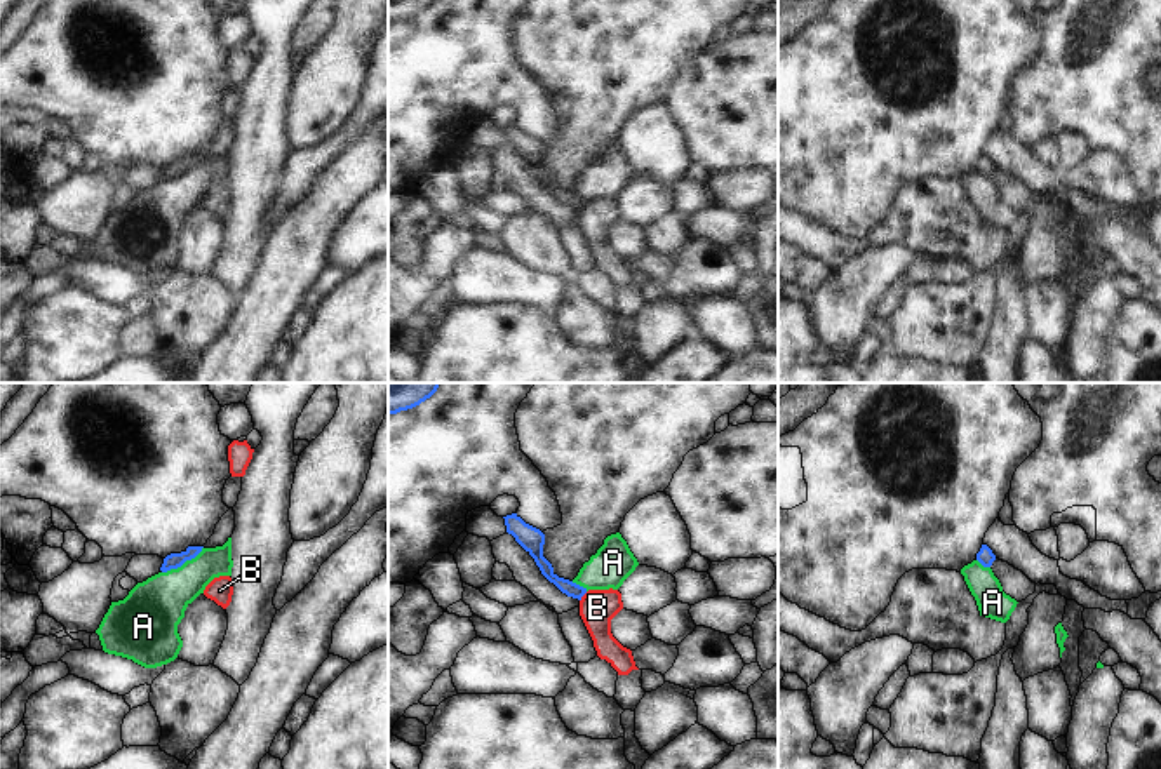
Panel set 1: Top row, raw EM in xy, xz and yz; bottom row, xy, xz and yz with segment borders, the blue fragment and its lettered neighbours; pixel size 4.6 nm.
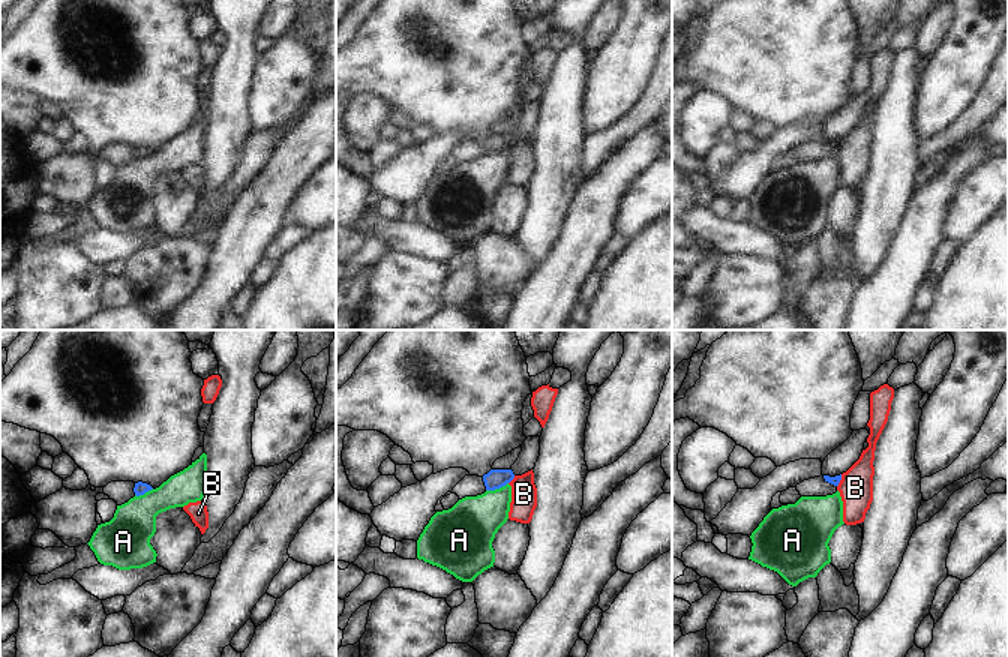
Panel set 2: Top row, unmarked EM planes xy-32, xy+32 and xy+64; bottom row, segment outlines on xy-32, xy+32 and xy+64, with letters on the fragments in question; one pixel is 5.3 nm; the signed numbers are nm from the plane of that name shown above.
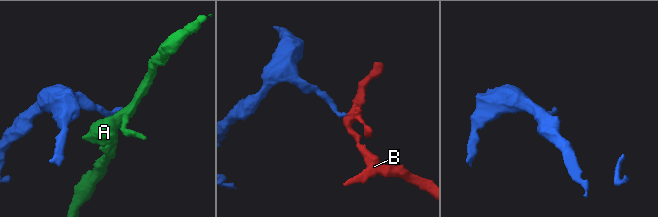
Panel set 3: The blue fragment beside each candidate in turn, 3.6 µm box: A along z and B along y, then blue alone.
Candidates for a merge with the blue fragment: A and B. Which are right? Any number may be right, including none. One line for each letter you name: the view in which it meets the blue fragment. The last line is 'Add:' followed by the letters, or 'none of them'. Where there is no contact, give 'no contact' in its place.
Add: none of them

